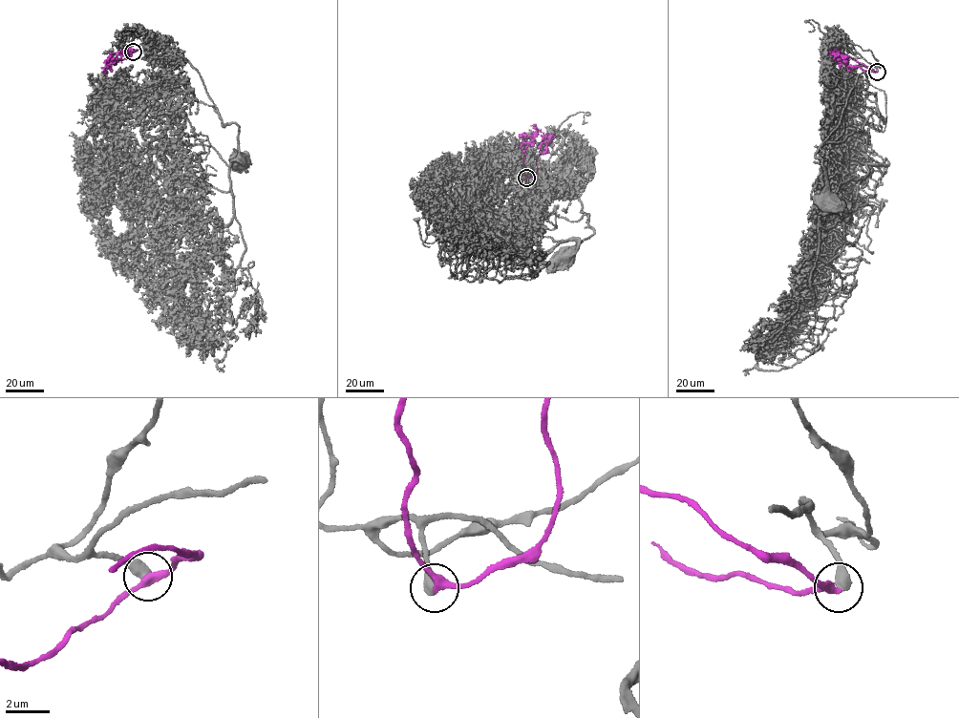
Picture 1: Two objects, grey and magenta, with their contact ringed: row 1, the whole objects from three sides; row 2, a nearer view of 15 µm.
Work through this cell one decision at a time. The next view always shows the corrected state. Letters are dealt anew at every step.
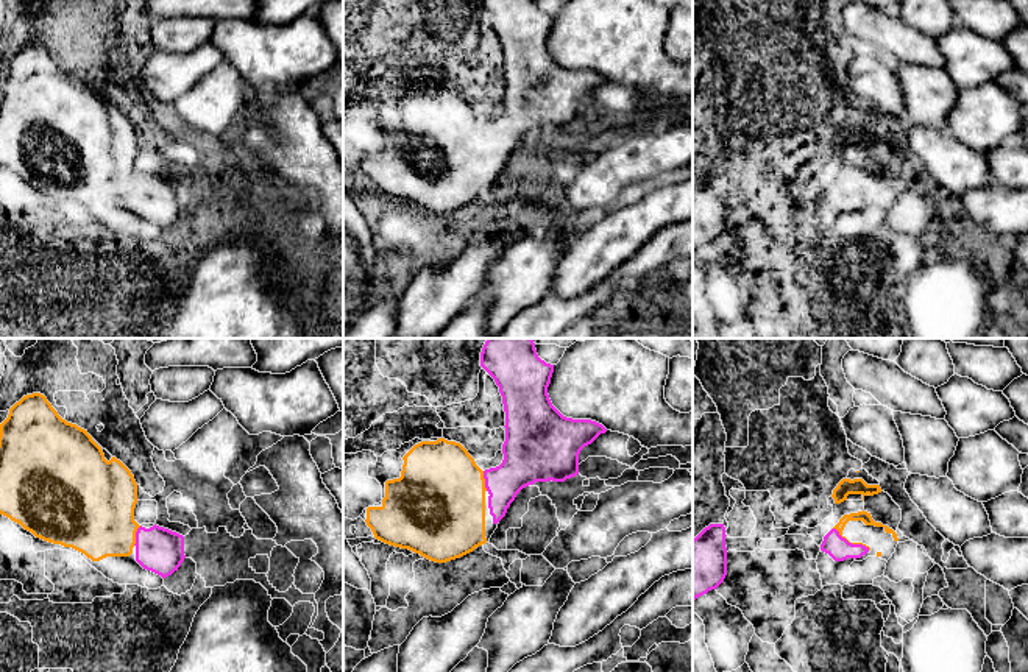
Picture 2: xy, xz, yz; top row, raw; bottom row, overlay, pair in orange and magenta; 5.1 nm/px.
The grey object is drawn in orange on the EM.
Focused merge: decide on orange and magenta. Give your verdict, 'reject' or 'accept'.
accept

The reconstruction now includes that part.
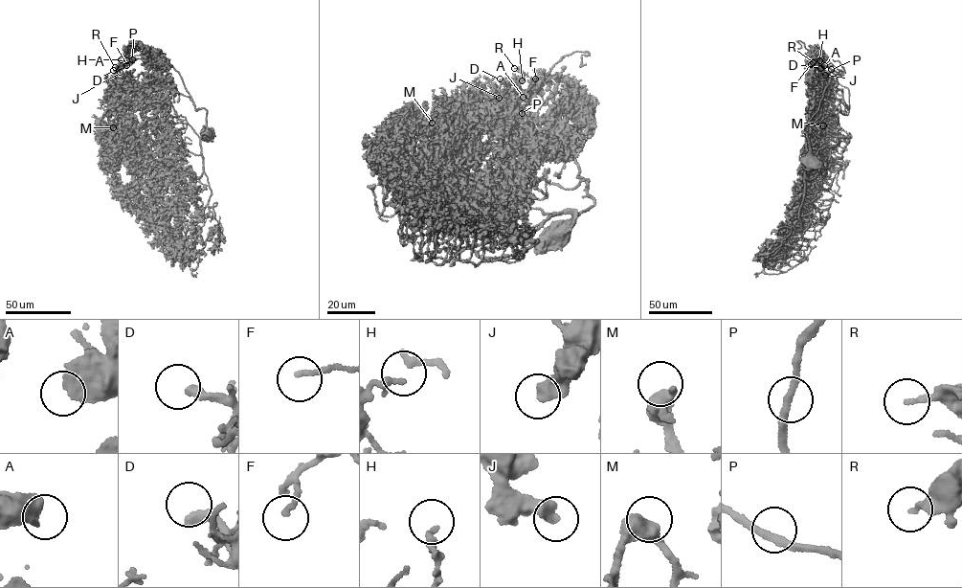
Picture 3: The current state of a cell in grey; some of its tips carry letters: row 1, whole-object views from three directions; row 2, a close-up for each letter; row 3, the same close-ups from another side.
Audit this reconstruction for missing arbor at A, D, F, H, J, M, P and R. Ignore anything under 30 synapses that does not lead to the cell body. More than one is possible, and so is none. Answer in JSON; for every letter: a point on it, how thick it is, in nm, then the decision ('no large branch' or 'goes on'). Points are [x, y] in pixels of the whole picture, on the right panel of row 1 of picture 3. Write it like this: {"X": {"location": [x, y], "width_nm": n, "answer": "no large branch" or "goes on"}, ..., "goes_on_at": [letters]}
{"A": {"location": [824, 65], "width_nm": 650, "answer": "no large branch"}, "D": {"location": [820, 68], "width_nm": 360, "answer": "no large branch"}, "F": {"location": [811, 64], "width_nm": 160, "answer": "no large branch"}, "H": {"location": [819, 60], "width_nm": 180, "answer": "no large branch"}, "J": {"location": [825, 75], "width_nm": 440, "answer": "no large branch"}, "M": {"location": [823, 125], "width_nm": 480, "answer": "goes on"}, "P": {"location": [831, 69], "width_nm": 240, "answer": "no large branch"}, "R": {"location": [813, 62], "width_nm": 180, "answer": "no large branch"}, "goes_on_at": ["M"]}

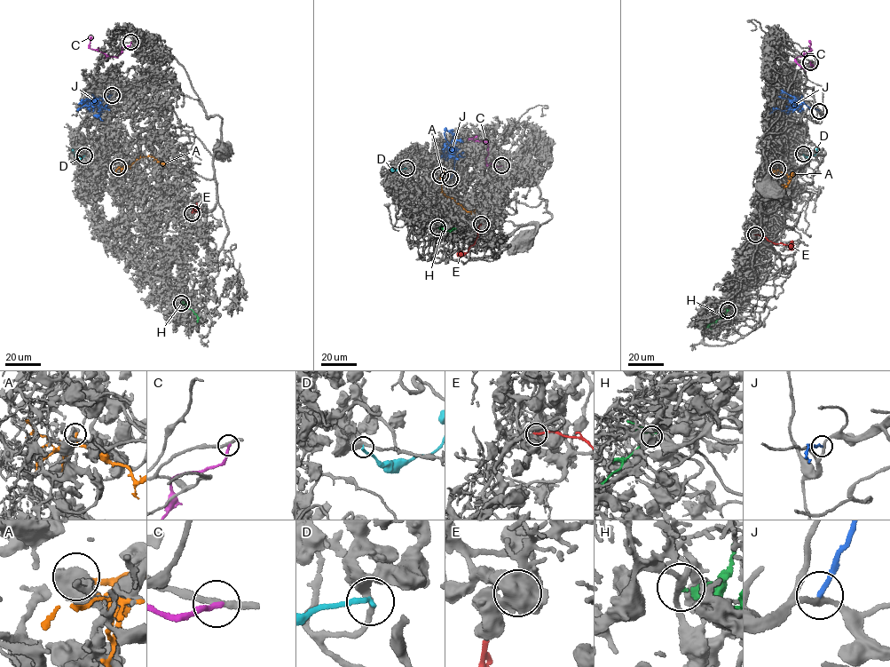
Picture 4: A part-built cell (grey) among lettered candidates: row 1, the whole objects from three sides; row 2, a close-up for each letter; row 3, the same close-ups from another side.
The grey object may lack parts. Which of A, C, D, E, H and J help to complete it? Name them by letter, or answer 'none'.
none

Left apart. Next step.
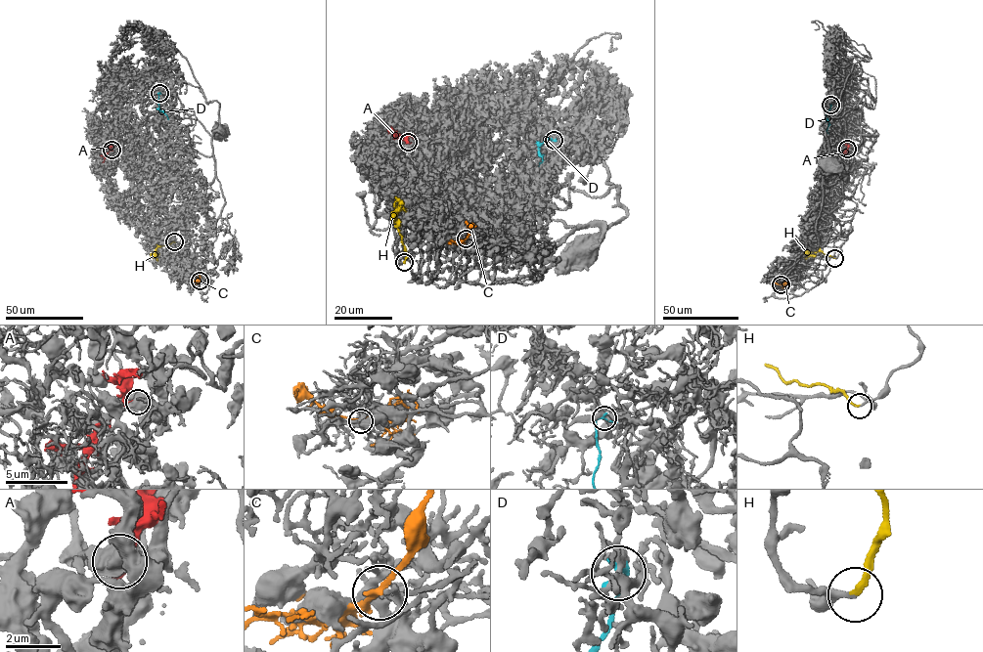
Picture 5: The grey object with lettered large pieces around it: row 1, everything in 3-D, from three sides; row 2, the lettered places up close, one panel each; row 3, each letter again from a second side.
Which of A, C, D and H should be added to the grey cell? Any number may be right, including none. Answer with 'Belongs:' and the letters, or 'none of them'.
Belongs: H

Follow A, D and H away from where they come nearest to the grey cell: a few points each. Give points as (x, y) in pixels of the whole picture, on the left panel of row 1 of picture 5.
A: (111, 150), (102, 162)
D: (159, 93), (159, 109), (168, 119)
H: (174, 241), (160, 245), (155, 250), (156, 253)

